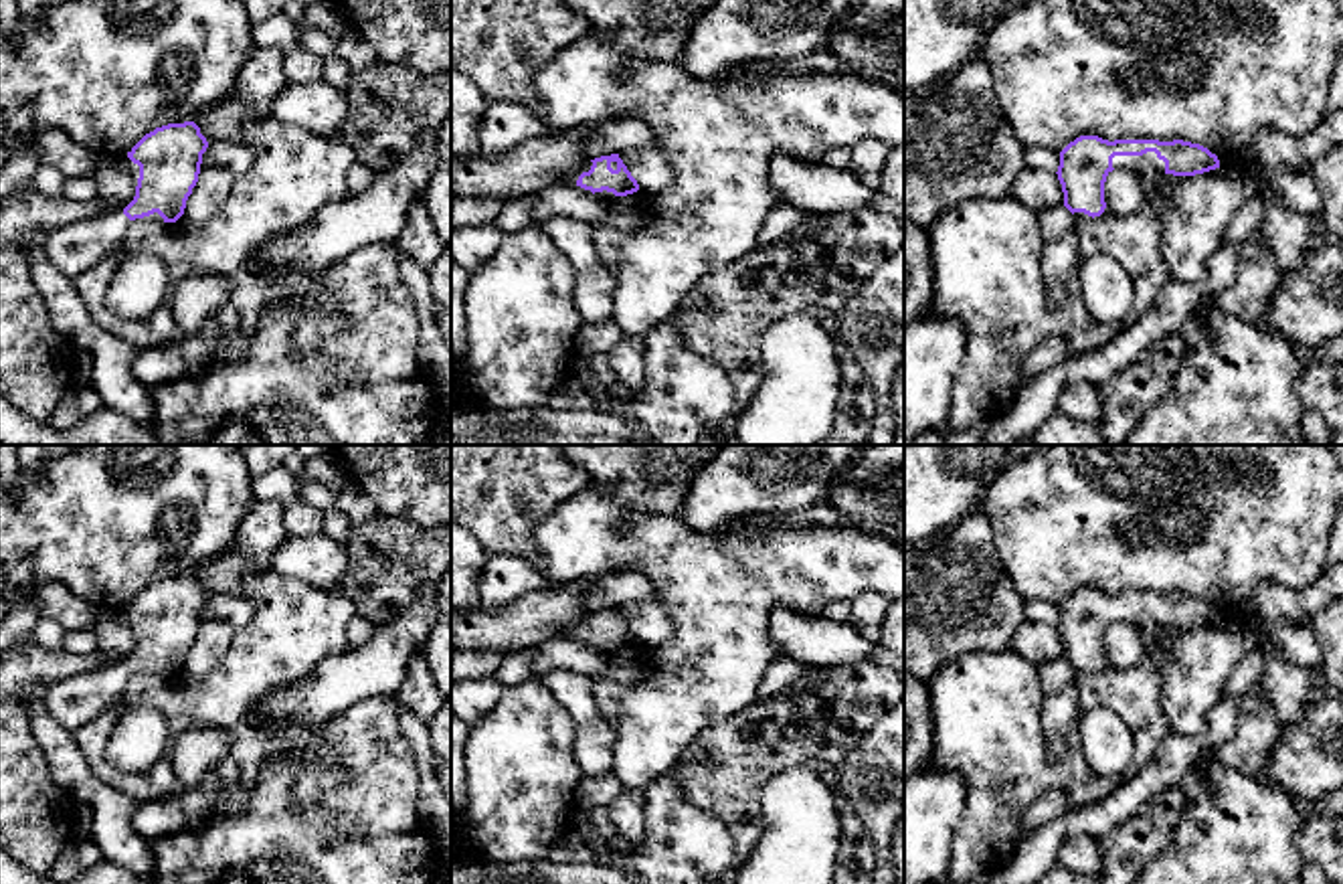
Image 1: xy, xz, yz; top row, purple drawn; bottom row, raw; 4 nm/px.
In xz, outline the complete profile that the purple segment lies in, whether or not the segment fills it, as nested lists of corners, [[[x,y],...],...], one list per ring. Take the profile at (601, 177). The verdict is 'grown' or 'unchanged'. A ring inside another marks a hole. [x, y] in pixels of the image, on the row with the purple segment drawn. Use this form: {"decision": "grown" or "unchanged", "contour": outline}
{"decision": "grown", "contour": [[[619,154],[589,160],[580,170],[560,176],[562,184],[576,184],[599,198],[627,196],[639,190]]]}

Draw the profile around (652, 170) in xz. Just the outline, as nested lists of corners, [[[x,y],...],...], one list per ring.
[[[655,144],[621,152],[619,158],[637,180],[639,190],[661,194],[674,178],[669,160]]]

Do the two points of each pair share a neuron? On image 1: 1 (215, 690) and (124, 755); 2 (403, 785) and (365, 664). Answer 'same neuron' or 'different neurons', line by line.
1: different neurons
2: different neurons

